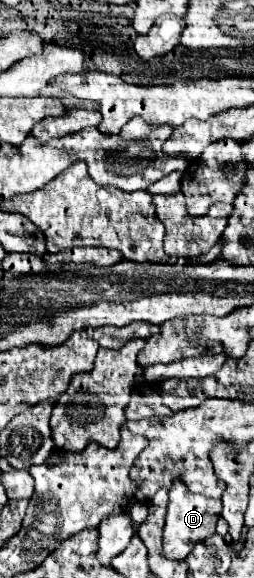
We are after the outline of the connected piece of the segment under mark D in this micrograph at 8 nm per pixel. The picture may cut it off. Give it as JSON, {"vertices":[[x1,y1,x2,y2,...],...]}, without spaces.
{"vertices":[[177,478,169,490,169,508,167,508,167,522,165,522,165,534,163,534,163,554,169,560,185,560,197,542,215,534,215,524,221,516,221,508,223,508,221,500,213,500,213,498,189,492,187,486]]}

